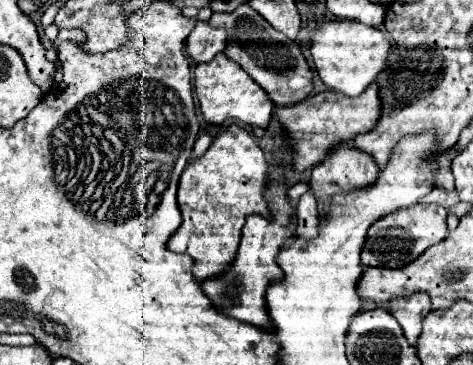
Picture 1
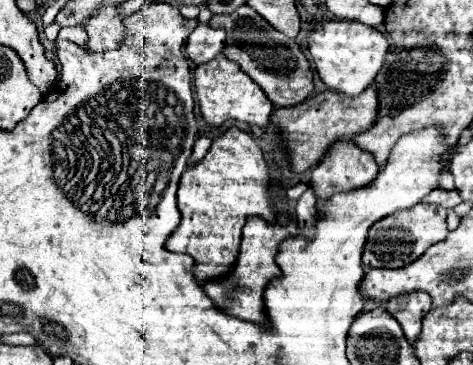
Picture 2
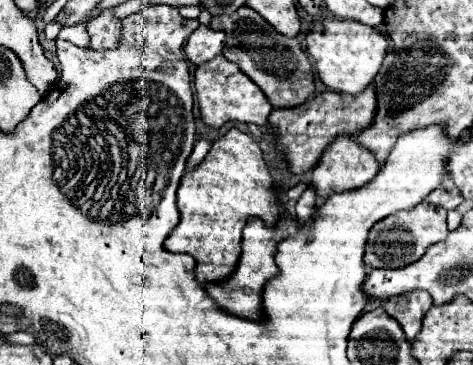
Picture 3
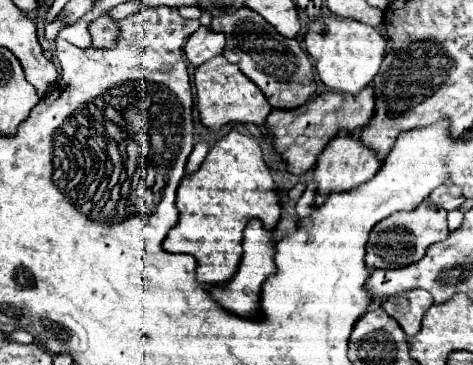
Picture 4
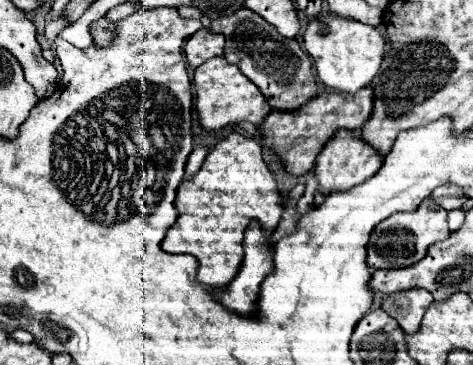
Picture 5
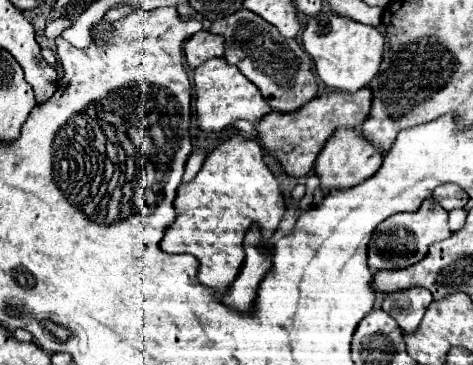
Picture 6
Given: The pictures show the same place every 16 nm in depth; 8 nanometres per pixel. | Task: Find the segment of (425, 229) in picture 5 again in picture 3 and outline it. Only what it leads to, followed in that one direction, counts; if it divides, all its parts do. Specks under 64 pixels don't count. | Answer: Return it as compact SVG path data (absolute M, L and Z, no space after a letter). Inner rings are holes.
M420 202L412 210L396 212L392 216L386 216L384 220L380 220L380 224L372 226L372 236L374 236L374 240L370 240L366 244L364 262L372 268L402 268L406 264L412 264L414 260L418 260L426 252L428 246L432 246L440 240L446 240L446 236L448 236L446 210L436 204Z

